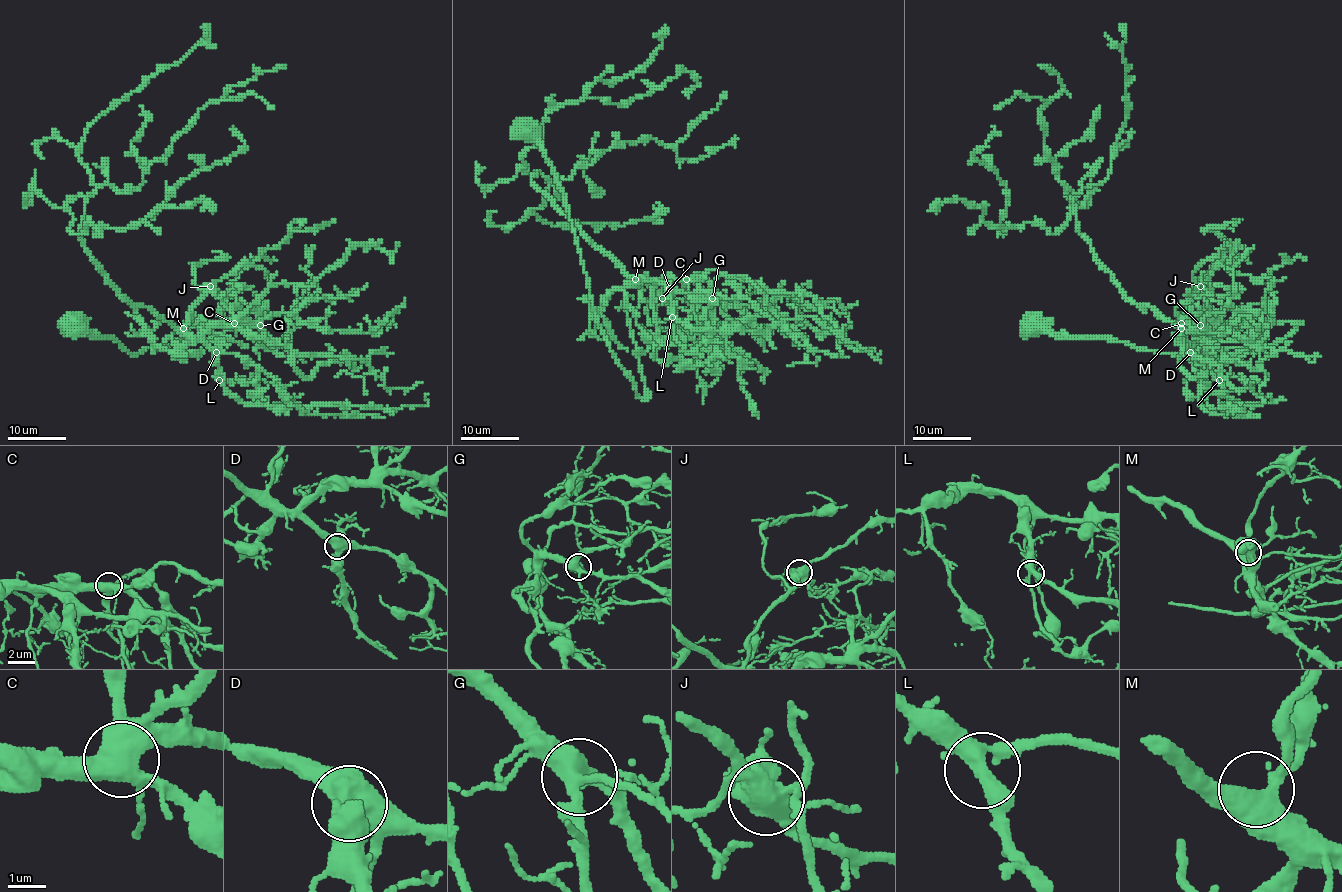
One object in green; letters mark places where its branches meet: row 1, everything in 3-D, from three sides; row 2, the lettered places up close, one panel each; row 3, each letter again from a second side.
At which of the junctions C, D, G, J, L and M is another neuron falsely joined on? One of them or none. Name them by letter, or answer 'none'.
J

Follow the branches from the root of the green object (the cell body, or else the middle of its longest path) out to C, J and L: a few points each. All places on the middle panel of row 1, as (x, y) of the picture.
C: (529, 129), (564, 196), (597, 326), (641, 398), (647, 388), (637, 355), (654, 342), (651, 289), (686, 279)
J: (529, 129), (564, 196), (597, 326), (641, 398), (647, 397), (647, 388), (637, 355), (685, 328), (663, 298)
L: (529, 129), (564, 196), (597, 326), (641, 398), (637, 355), (654, 342), (654, 280), (667, 288), (672, 317)

